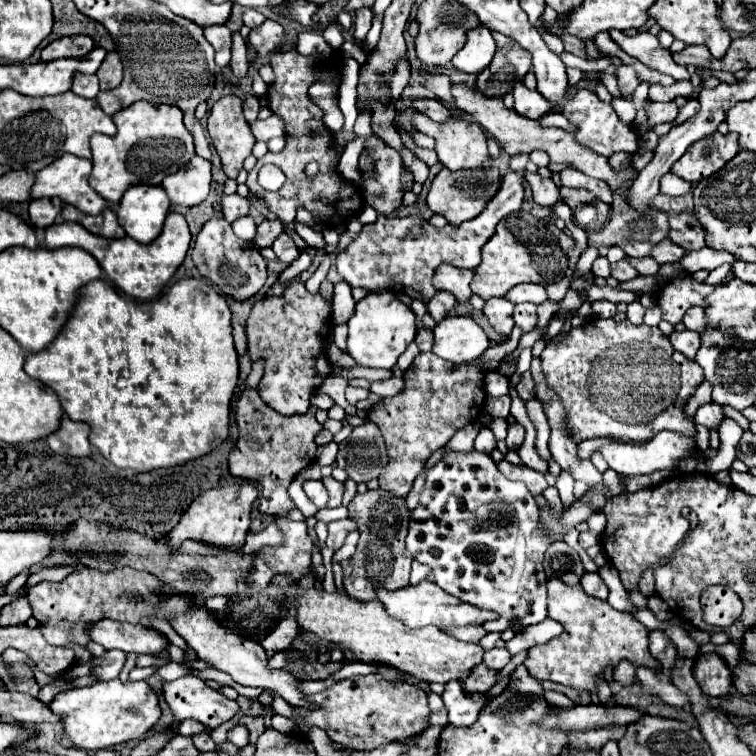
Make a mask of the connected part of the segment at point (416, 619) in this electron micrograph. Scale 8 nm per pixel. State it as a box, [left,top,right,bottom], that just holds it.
[378,581,498,629]

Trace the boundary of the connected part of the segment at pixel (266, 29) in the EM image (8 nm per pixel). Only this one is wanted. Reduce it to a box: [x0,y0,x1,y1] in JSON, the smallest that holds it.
[248,19,284,57]

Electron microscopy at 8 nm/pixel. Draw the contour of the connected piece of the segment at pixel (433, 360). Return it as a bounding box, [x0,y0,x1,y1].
[368,353,486,497]

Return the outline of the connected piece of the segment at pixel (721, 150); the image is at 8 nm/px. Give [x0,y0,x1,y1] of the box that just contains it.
[672,131,738,183]

